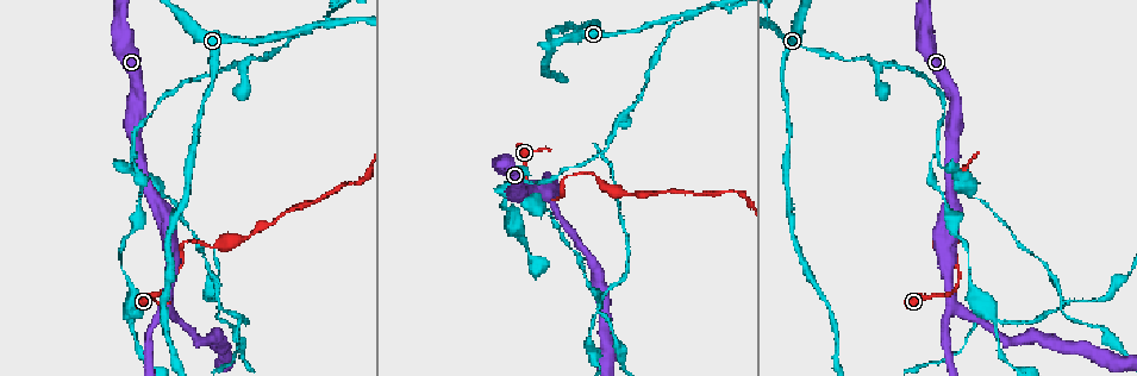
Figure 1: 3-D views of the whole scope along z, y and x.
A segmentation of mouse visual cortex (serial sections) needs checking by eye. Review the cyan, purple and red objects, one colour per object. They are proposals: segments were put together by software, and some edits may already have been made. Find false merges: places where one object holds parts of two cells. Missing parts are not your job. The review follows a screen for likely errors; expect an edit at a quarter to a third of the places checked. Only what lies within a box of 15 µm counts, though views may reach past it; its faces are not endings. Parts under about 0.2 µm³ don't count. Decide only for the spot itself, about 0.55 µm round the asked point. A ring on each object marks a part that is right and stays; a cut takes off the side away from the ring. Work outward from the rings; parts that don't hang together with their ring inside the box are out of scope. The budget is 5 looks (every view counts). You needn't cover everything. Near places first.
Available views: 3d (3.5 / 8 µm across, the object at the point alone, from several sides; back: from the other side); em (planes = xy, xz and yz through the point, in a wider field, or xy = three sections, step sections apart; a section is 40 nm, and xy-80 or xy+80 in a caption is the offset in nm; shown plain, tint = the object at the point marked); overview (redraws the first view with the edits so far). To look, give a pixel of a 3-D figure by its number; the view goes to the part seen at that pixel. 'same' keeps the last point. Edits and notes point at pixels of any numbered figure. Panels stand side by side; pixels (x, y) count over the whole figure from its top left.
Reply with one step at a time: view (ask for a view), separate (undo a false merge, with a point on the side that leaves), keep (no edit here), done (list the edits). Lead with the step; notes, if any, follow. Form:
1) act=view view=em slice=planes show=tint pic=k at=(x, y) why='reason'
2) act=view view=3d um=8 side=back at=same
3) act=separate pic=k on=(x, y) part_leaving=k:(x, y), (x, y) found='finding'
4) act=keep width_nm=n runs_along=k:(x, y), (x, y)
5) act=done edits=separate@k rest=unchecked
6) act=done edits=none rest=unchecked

act=view view=3d um=3.5 side=back pic=1 at=(204, 243) why='a narrow waist'

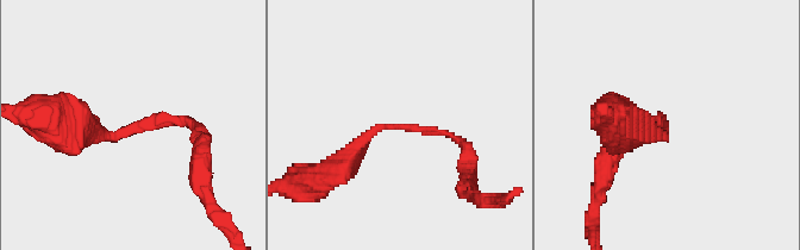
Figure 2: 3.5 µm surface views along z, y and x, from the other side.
act=view view=em slice=xy step=5 show=tint pic=2 at=(665, 127) arm_widths_nm=150,300

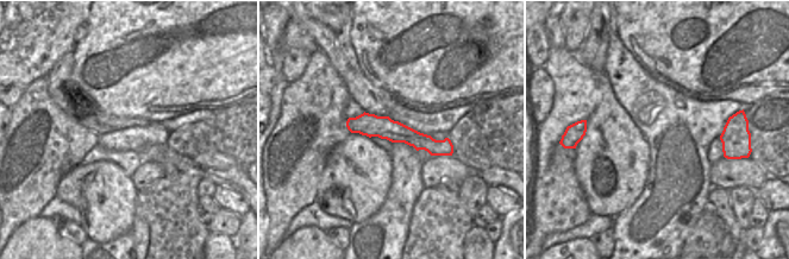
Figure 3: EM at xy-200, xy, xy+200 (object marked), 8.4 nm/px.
act=keep runs_along=3:(349, 124), (382, 126), (450, 150) found='one cell here'

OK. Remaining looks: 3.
act=view view=3d um=3.5 pic=1 at=(295, 31) why='a narrow waist'

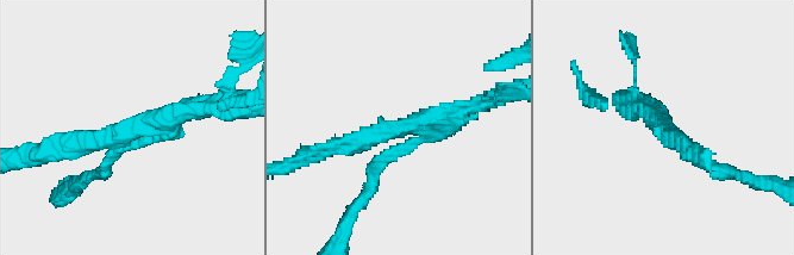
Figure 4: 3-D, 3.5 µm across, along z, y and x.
act=view view=em slice=xy step=1 show=tint pic=4 at=(399, 130) why='shape alone is not enough'

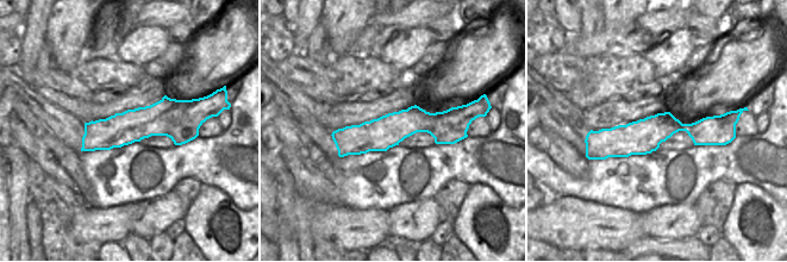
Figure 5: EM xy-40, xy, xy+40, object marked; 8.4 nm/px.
act=separate pic=4 on=(629, 49) arm_widths_nm=100,250,250 part_leaving=4:(408, 137), (373, 174), (350, 223) found='a second cell is stuck on'

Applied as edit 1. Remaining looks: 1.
act=done edits=separate@4 rest=unchecked

